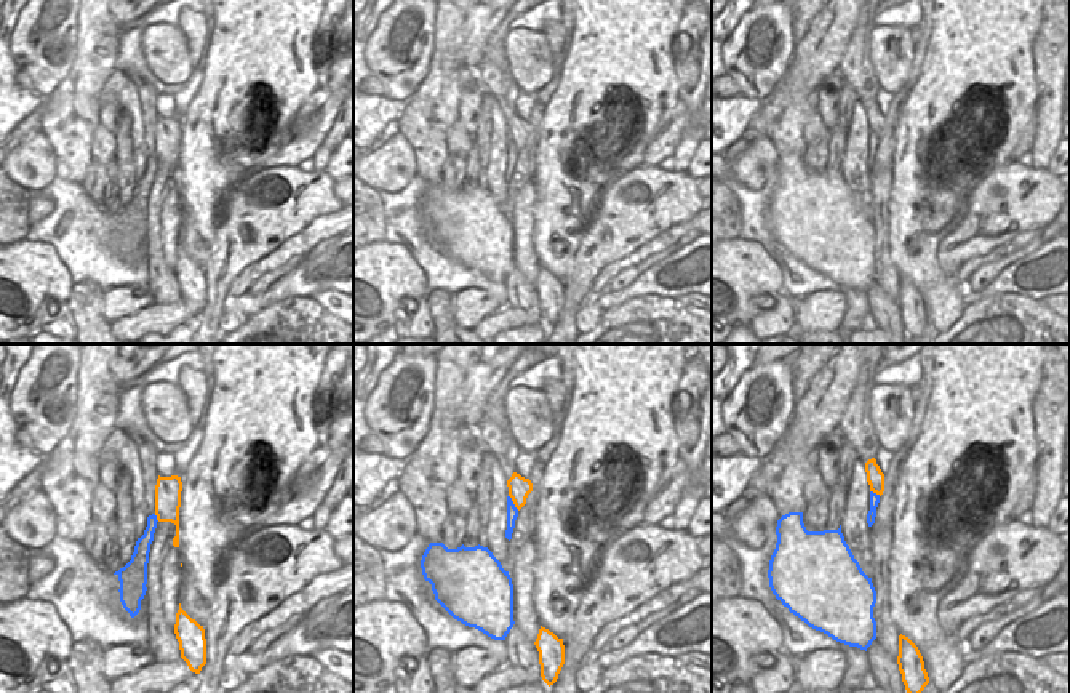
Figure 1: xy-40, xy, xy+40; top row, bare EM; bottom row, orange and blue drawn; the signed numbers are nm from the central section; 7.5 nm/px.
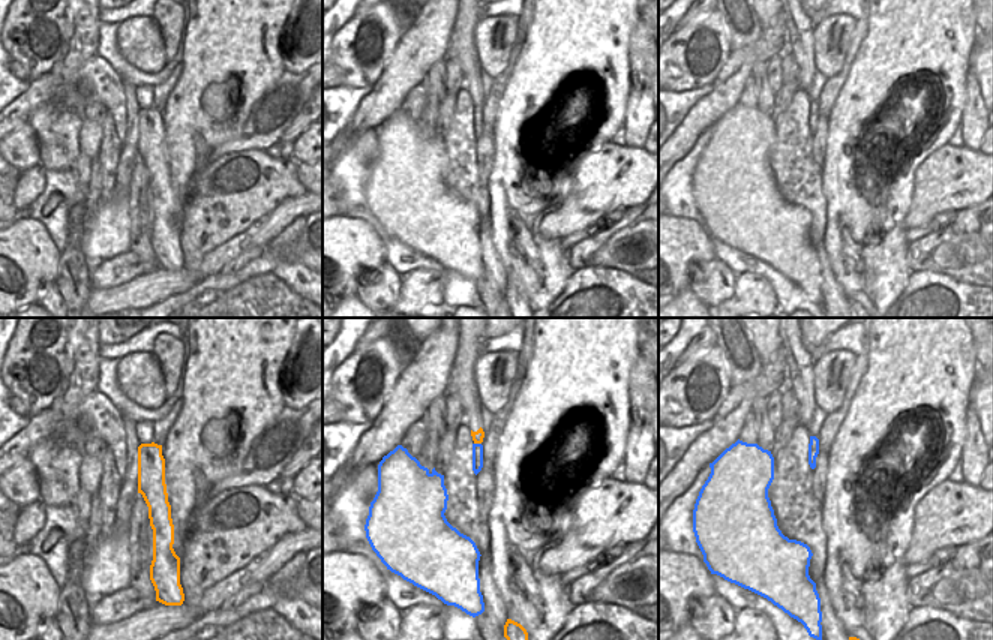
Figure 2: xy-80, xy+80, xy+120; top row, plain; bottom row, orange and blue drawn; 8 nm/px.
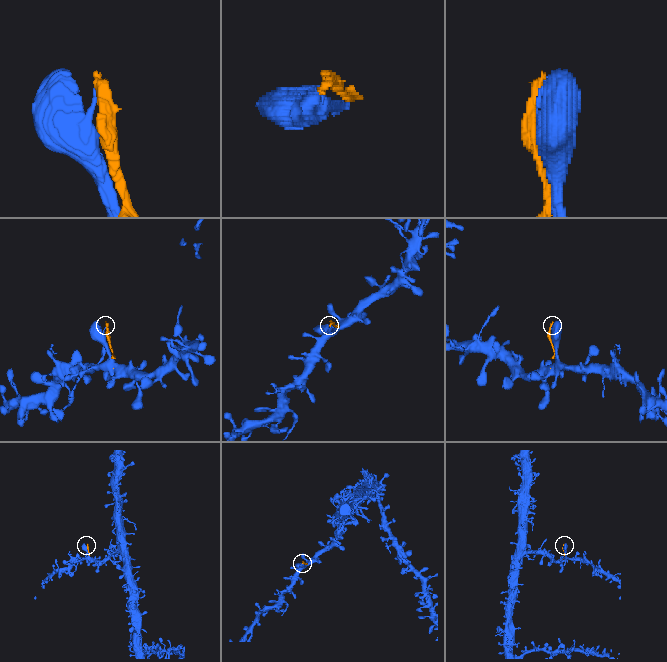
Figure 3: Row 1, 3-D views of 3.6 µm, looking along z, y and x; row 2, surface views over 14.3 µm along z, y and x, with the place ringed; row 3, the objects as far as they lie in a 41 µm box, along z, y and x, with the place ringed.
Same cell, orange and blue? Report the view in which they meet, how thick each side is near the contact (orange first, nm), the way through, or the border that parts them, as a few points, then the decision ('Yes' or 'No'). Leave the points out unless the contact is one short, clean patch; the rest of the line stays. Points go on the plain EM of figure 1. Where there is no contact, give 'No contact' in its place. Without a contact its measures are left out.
Touches orange in xy. Thickness 170 nm (orange) against 100 nm. Boundary: xy (509, 136), (519, 151). No

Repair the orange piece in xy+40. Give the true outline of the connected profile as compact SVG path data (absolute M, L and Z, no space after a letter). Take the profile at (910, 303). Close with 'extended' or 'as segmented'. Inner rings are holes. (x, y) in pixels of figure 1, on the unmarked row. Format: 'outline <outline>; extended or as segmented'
outline M902 275L899 277L897 306L907 334L910 338L918 338L929 325L929 318L924 310L924 302L918 288Z; as segmented

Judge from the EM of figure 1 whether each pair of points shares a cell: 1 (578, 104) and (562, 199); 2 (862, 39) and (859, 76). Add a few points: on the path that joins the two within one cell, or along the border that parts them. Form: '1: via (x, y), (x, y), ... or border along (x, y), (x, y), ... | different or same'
1: via (562, 128), (555, 148), (555, 175) | same
2: via (859, 48), (859, 66) | same

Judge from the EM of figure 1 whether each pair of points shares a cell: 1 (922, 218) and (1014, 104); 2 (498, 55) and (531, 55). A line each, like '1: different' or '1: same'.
1: same
2: different

